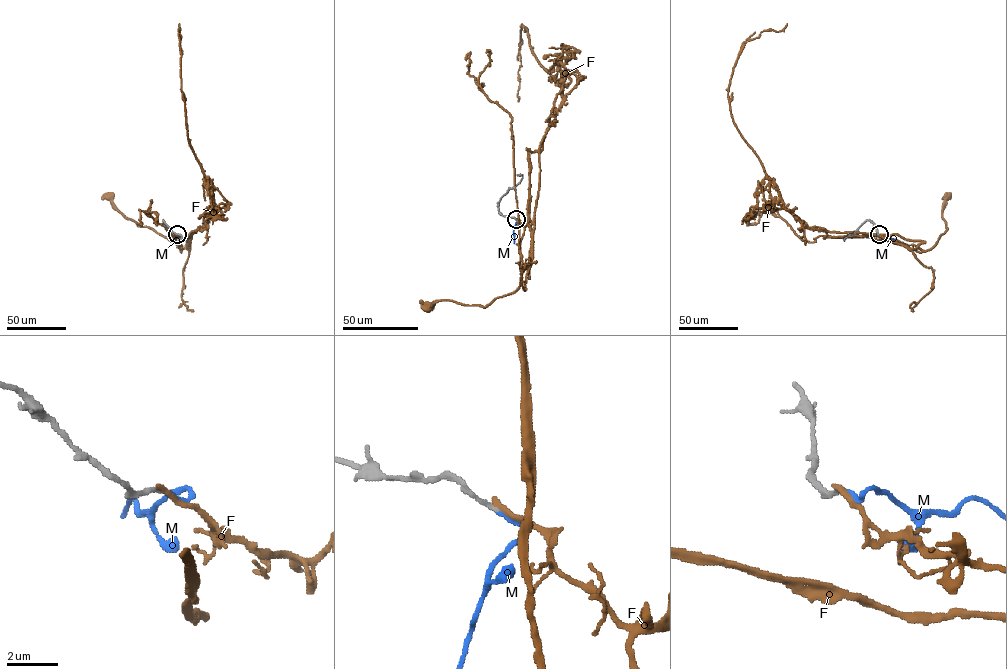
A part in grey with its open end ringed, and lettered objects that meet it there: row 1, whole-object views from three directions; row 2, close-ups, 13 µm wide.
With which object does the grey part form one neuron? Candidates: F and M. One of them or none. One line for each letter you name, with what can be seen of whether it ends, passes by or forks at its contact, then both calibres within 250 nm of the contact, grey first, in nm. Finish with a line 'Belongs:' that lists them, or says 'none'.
M: it ends; calibres 170 and 150 nm
Belongs: M

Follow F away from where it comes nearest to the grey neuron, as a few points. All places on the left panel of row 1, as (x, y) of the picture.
F: (177, 234), (183, 238), (179, 243), (180, 251), (153, 229), (126, 218), (107, 196)

